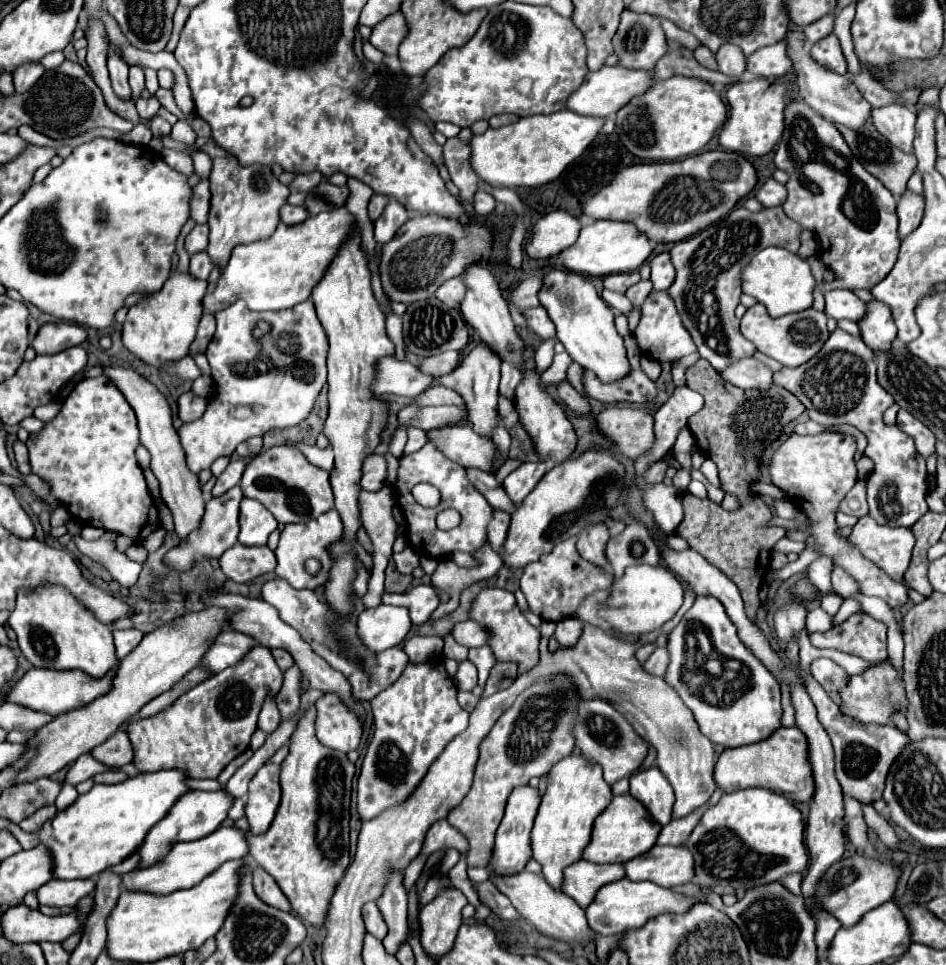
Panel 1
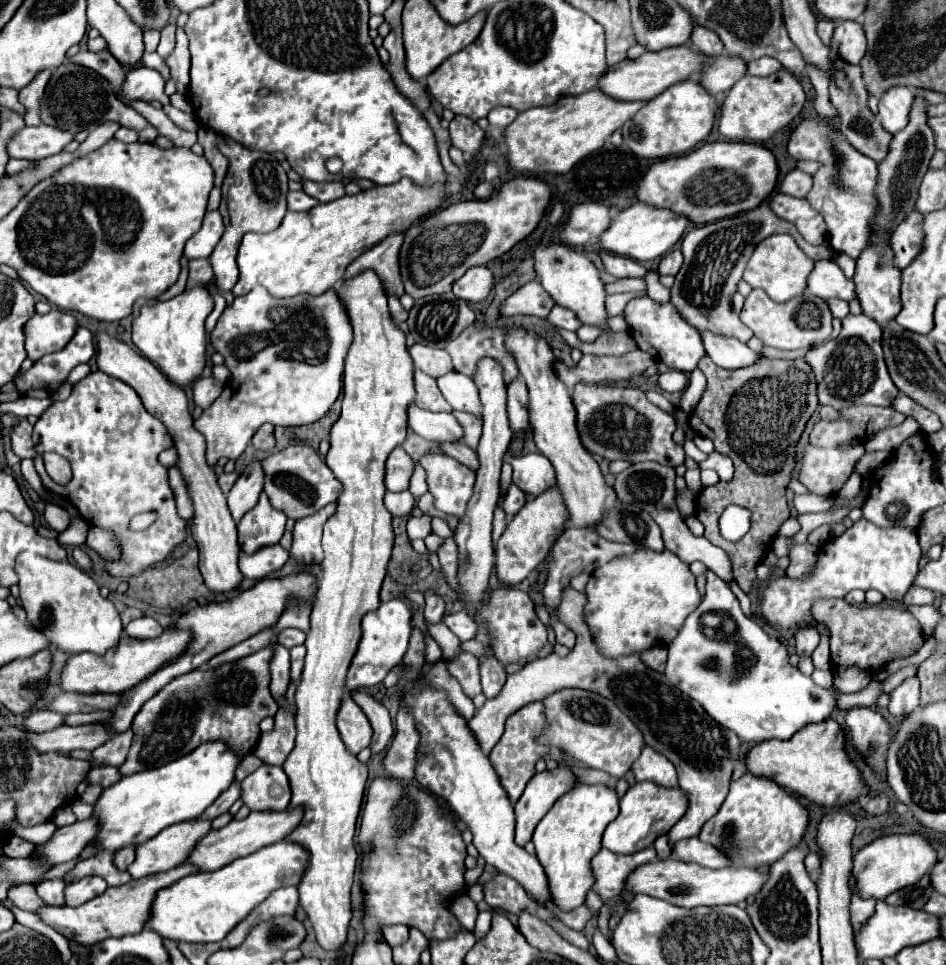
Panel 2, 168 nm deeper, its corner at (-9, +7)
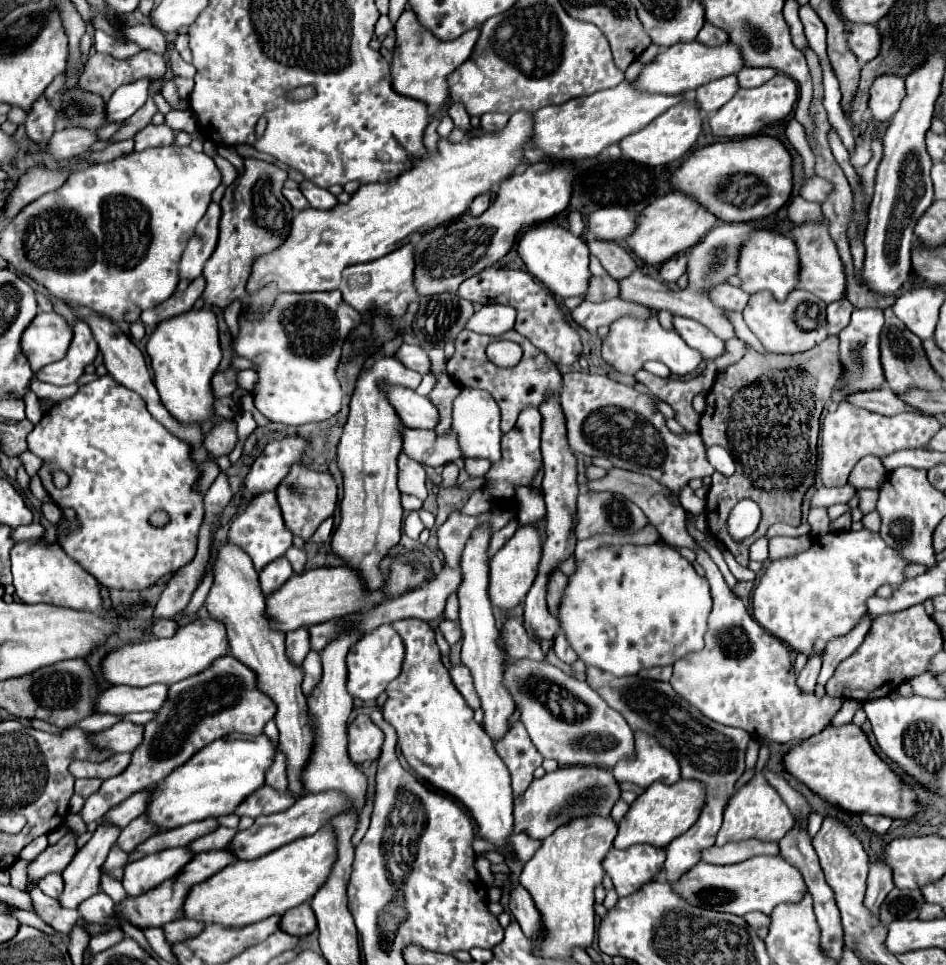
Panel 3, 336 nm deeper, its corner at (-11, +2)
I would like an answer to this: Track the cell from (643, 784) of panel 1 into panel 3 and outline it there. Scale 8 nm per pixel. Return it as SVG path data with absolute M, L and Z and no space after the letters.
M636 733L636 759L622 761L622 765L612 769L612 775L618 781L630 781L646 789L654 781L674 785L680 779L680 769L678 759L668 749L662 749L654 737Z

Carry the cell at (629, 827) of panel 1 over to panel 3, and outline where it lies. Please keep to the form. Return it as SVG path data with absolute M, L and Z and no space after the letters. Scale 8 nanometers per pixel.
M678 781L674 785L664 783L652 783L638 799L630 805L628 813L622 817L618 835L614 839L616 849L628 849L632 845L648 843L652 847L666 847L678 833L684 833L684 829L690 829L694 821L698 819L698 813L704 805L704 789L698 785L698 781Z

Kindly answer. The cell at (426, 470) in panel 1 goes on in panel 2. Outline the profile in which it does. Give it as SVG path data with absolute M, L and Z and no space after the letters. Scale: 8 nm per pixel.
M442 452L424 456L420 464L428 474L428 490L434 494L436 508L460 518L472 496L476 472Z

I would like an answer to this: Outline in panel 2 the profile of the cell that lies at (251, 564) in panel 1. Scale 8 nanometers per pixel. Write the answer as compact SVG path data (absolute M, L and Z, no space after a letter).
M276 544L276 546L266 546L266 548L260 548L256 554L248 556L248 554L242 554L240 556L240 570L246 578L252 578L252 580L262 580L264 576L268 576L270 572L276 572L280 570L286 560L288 560L288 552Z

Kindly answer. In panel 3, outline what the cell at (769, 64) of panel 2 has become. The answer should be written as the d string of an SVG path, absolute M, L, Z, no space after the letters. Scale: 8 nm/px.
M742 67L738 71L738 83L740 87L758 87L764 85L766 81L770 81L770 77L774 77L778 71L770 69L770 67L762 67L762 69L754 69L754 67Z

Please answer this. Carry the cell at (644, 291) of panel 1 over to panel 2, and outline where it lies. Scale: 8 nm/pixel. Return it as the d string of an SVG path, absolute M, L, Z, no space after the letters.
M622 278L612 284L606 284L606 294L616 294L616 292L636 292L644 290L644 280L642 278Z

